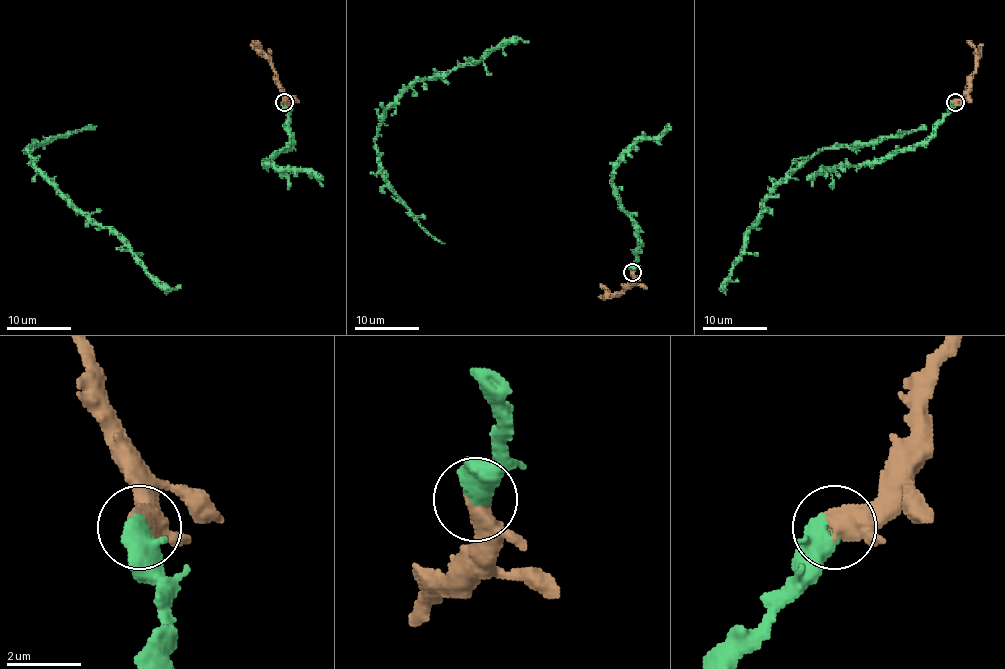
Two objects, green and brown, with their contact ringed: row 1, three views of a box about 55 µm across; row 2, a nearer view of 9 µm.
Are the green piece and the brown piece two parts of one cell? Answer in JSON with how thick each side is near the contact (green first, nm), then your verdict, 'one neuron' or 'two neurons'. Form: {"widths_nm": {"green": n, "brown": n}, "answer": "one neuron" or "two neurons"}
{"widths_nm": {"green": 420, "brown": 600}, "answer": "one neuron"}

